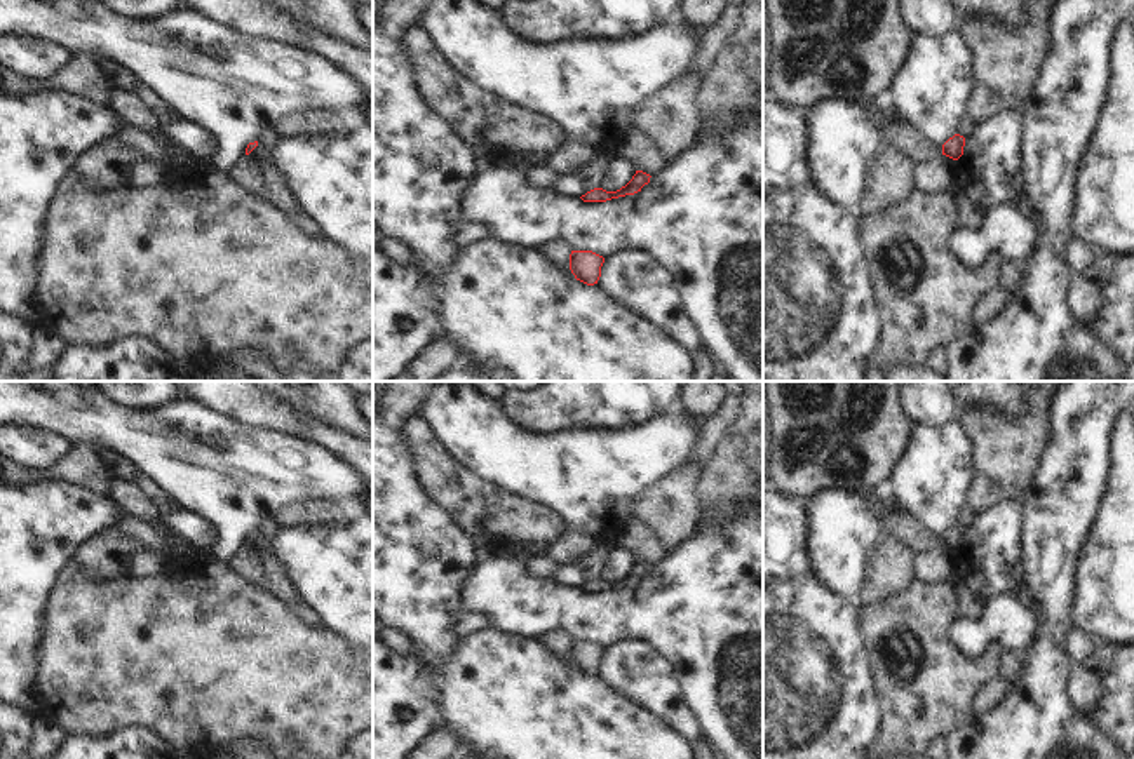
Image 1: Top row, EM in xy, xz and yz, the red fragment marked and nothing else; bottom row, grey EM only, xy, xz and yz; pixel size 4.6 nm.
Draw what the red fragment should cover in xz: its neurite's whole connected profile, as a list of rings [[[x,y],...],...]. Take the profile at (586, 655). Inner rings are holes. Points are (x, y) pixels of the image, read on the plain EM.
[[[571,641],[570,660],[577,670],[594,675],[601,667],[604,648],[592,641]]]

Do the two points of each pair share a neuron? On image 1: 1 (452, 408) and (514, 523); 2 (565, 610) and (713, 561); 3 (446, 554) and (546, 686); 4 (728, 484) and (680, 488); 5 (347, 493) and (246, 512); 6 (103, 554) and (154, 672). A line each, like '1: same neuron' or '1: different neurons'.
1: different neurons
2: same neuron
3: different neurons
4: different neurons
5: same neuron
6: different neurons

